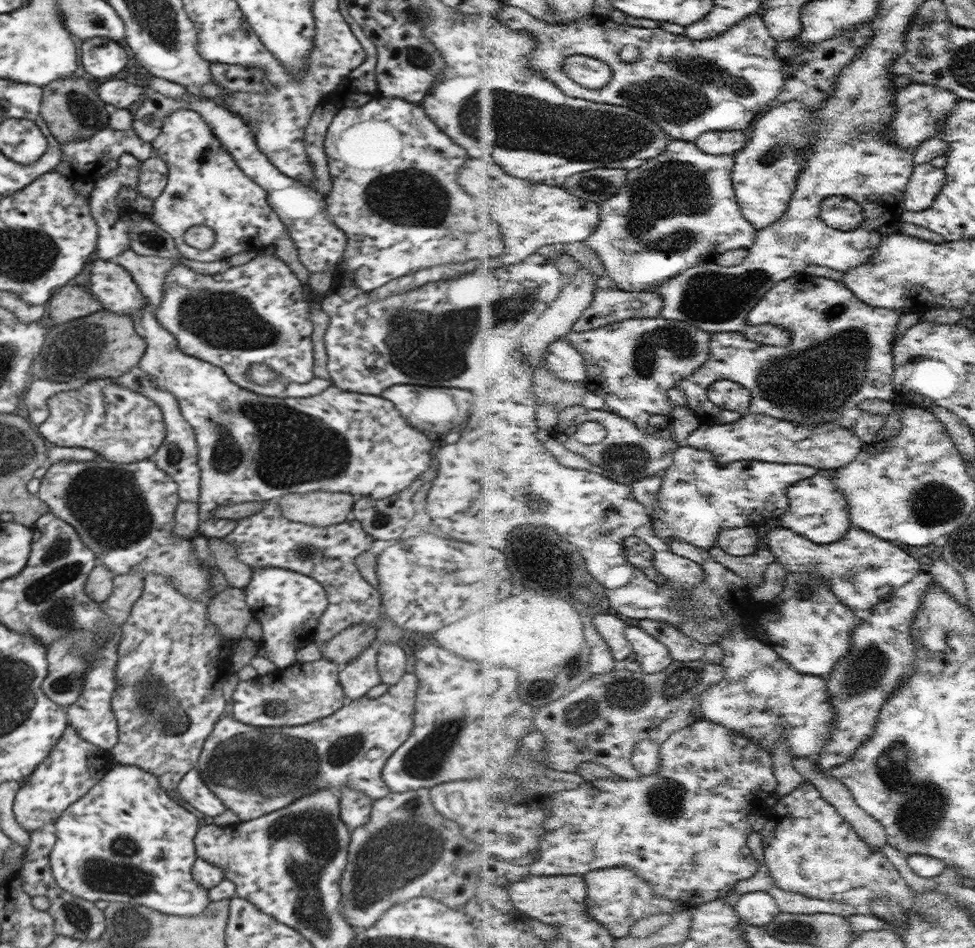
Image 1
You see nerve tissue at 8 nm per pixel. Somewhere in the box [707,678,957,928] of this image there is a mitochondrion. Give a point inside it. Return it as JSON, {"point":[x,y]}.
{"point":[918,817]}

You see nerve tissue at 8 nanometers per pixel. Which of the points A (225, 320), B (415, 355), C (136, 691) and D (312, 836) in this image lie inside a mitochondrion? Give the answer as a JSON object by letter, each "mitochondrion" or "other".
{"A":"mitochondrion","B":"mitochondrion","C":"mitochondrion","D":"mitochondrion"}

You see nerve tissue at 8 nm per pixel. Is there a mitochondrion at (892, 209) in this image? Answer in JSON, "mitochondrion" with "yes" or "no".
{"mitochondrion":"no"}

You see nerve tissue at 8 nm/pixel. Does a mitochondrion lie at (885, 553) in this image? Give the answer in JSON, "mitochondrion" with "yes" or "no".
{"mitochondrion":"no"}

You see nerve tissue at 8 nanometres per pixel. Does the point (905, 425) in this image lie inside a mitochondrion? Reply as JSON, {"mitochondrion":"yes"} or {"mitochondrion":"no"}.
{"mitochondrion":"no"}

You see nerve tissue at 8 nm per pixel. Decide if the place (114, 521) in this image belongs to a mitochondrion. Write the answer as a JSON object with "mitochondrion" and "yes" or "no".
{"mitochondrion":"yes"}

